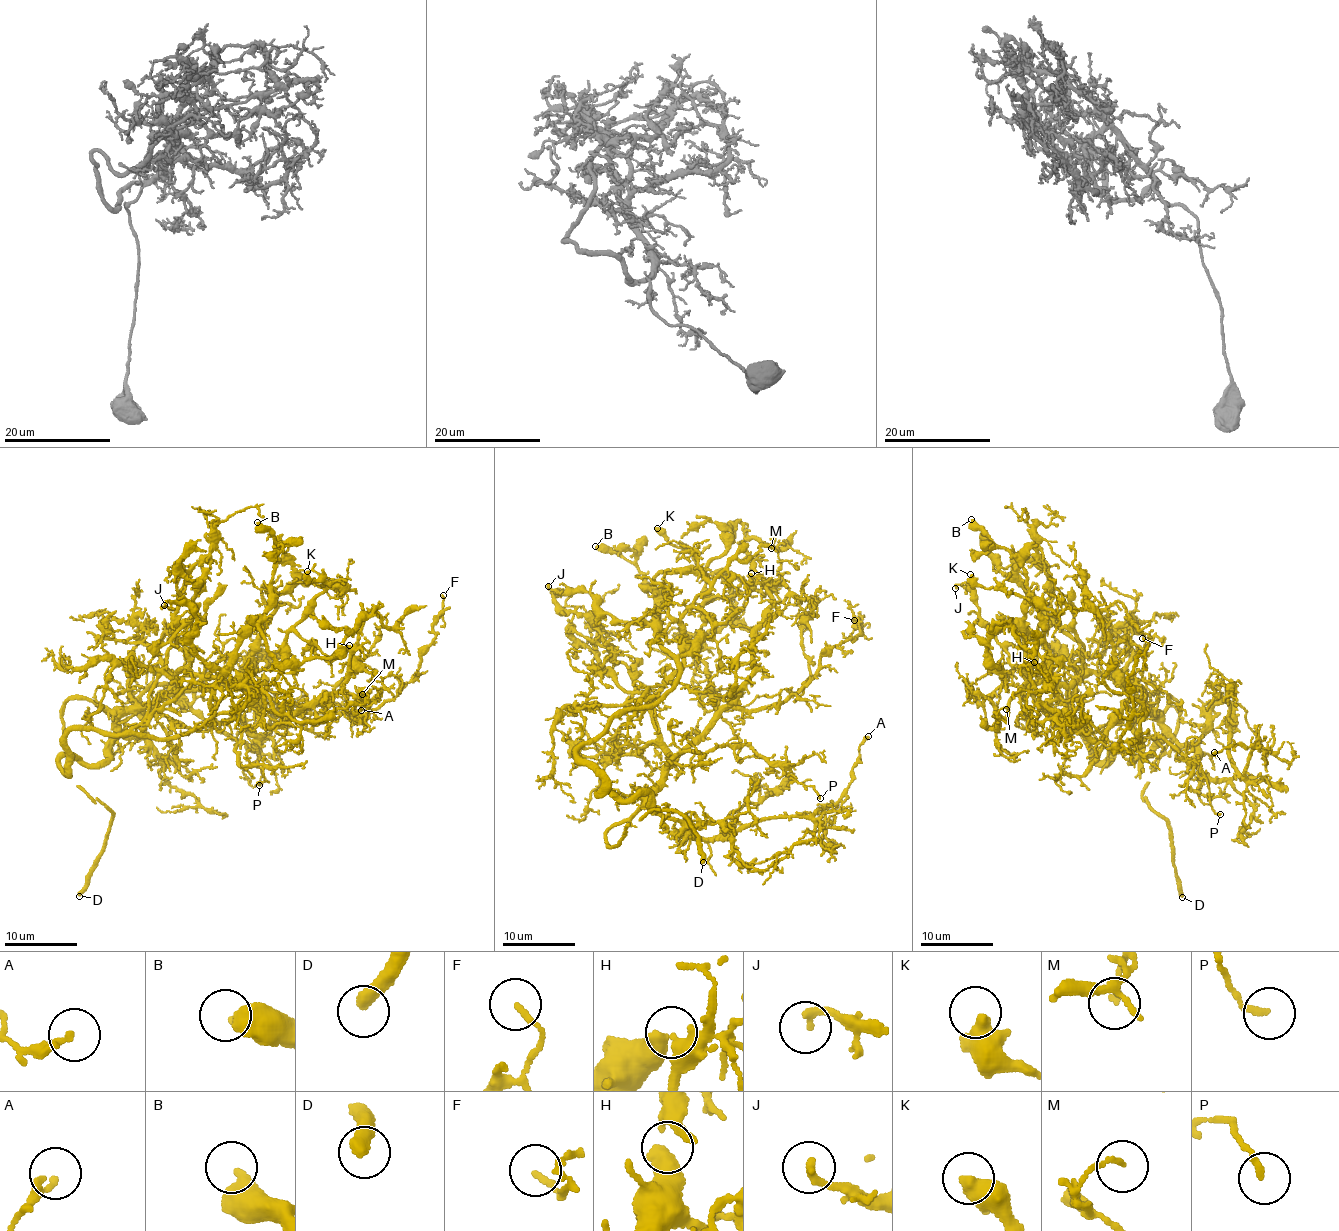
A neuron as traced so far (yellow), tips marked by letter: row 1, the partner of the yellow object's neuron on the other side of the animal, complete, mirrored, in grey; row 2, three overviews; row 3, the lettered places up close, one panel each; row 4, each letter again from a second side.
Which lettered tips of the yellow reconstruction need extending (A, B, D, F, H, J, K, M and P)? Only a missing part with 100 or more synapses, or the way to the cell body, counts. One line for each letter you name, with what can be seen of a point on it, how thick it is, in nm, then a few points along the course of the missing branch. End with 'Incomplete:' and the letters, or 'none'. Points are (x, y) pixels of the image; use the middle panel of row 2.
D: place (703, 862); calibre 400 nm
Incomplete: D

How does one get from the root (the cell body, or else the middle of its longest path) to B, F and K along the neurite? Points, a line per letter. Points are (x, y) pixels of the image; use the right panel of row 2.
B: (1101, 760), (1074, 718), (1061, 724), (1071, 737), (1041, 709), (1025, 664), (1026, 571), (971, 519)
F: (1101, 760), (1115, 746), (1140, 758), (1162, 731), (1135, 699), (1124, 708), (1141, 738), (1118, 743), (1142, 638)
K: (1101, 760), (1074, 718), (1061, 724), (1071, 737), (1049, 715), (1056, 698), (1036, 608), (970, 574)

